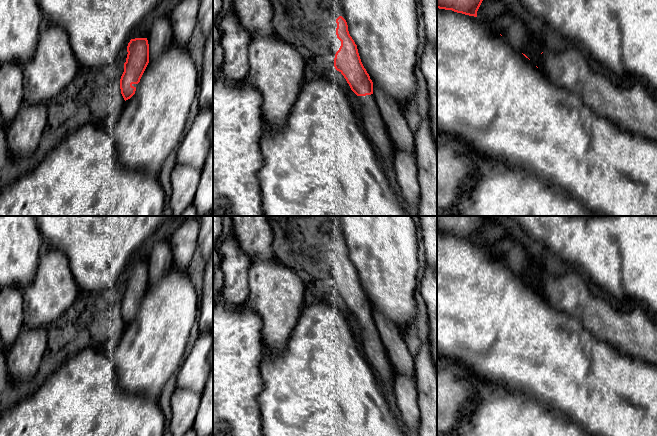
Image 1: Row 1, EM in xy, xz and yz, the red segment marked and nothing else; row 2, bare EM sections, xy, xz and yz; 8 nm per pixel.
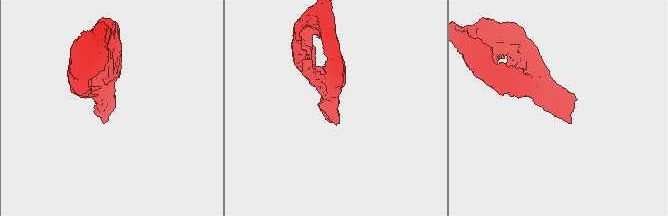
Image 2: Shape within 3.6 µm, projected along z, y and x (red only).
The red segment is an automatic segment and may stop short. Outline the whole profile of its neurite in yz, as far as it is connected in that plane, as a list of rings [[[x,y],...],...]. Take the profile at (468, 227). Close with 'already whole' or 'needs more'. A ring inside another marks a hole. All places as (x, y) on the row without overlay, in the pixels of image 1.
[[[437,216],[437,232],[477,241],[485,216]]]; already whole

